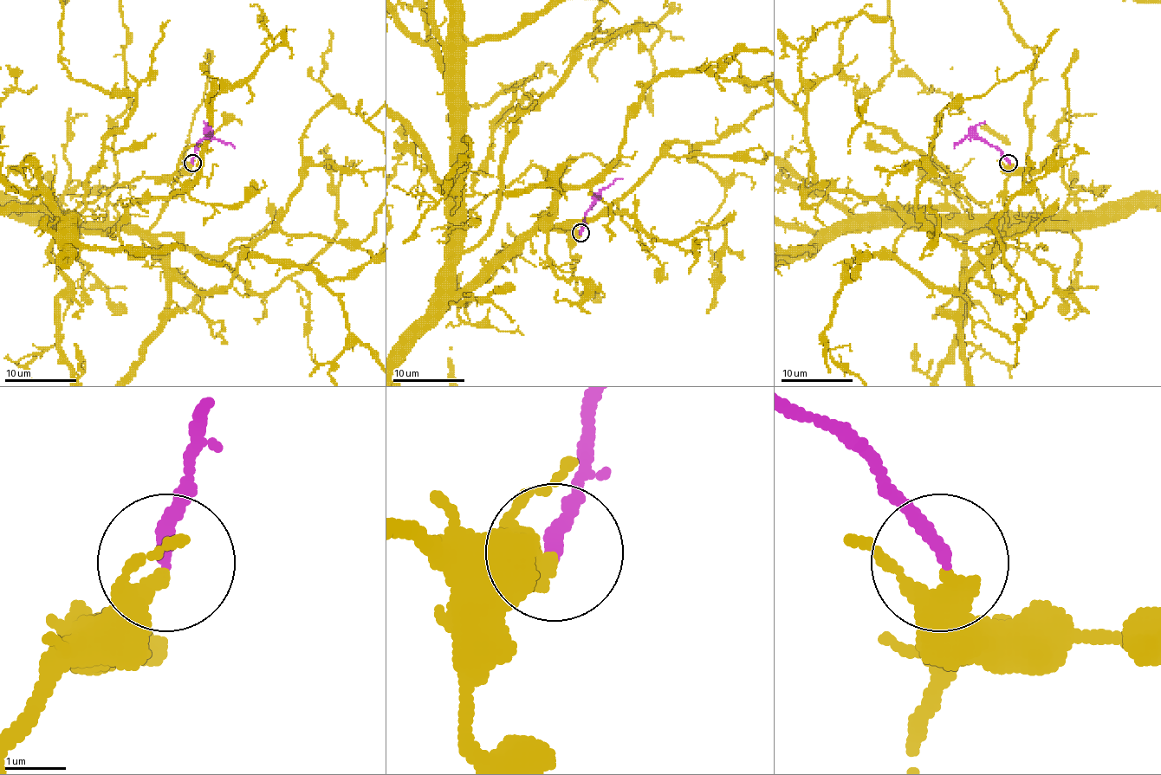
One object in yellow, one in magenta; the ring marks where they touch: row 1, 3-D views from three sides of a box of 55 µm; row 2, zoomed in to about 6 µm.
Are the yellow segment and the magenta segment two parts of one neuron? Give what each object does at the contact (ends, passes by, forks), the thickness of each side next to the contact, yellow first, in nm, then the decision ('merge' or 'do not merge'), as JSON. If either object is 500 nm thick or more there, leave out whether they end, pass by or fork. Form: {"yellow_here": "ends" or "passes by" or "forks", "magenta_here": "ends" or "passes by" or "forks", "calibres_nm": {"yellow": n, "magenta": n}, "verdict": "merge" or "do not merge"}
{"yellow_here": "passes by", "magenta_here": "ends", "calibres_nm": {"yellow": 300, "magenta": 240}, "verdict": "merge"}

